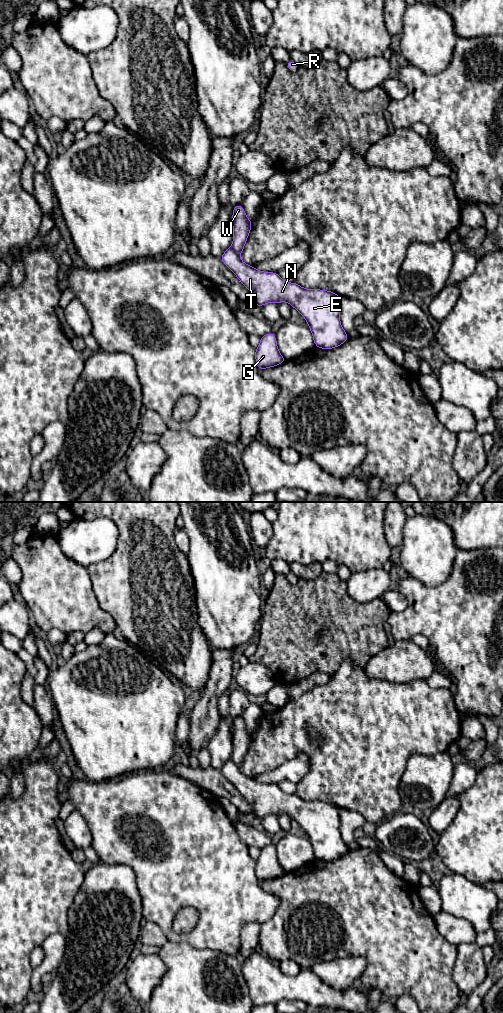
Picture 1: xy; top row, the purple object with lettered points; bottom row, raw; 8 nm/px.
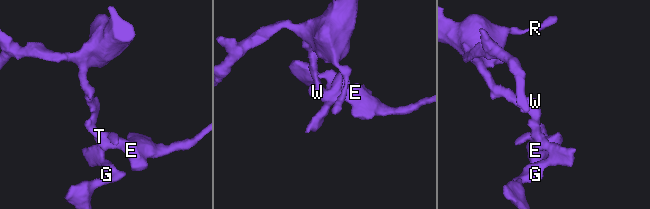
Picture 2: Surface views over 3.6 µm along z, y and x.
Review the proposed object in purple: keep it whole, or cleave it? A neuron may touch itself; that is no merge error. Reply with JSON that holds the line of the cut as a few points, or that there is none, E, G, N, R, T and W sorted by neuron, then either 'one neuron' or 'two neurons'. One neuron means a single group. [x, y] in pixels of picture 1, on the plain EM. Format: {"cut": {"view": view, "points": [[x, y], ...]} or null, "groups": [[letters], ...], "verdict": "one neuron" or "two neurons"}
{"cut": {"view": "xy", "points": [[230, 759], [238, 767]]}, "groups": [["E", "G", "N", "T"], ["R", "W"]], "verdict": "two neurons"}

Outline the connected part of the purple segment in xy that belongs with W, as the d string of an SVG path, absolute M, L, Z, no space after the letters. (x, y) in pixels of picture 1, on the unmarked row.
M241 716L234 718L232 726L233 754L231 760L238 767L243 764L252 737L253 735L247 729L243 718Z

